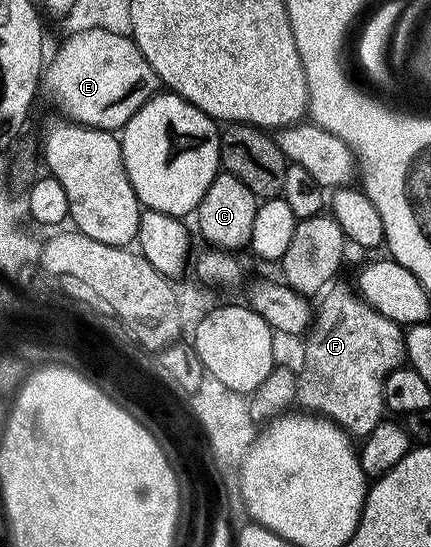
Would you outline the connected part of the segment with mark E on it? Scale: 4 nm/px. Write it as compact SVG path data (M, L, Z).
M88 26L82 28L60 46L52 60L50 57L45 68L45 92L47 88L68 121L106 132L122 130L129 118L156 95L161 81L132 37Z

